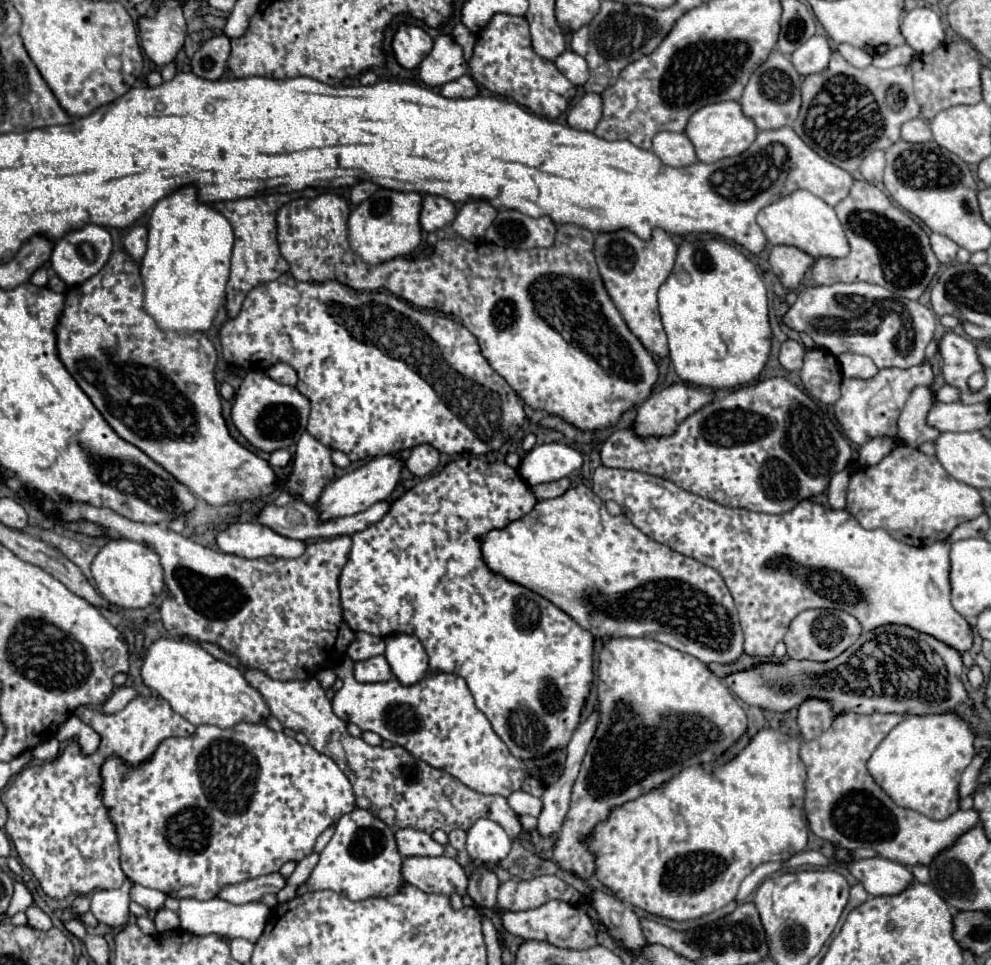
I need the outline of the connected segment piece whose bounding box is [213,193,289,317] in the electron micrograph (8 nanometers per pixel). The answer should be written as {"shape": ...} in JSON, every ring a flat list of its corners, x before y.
{"shape":[[257,195,257,197,245,197,235,201,221,201,213,207,225,215,231,221,231,227,235,231,235,247,231,255,231,277,227,283,227,313,229,317,235,317,241,309,241,303,245,295,261,283,273,281,275,277,289,271,287,261,281,257,277,247,277,223,275,215,283,203,289,201,289,195]]}

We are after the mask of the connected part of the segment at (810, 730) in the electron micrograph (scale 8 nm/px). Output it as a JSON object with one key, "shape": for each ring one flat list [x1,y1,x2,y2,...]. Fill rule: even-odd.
{"shape":[[807,699,799,705,797,723,803,735,803,741,811,741,819,737,819,733,827,731,831,727,835,713,827,699]]}

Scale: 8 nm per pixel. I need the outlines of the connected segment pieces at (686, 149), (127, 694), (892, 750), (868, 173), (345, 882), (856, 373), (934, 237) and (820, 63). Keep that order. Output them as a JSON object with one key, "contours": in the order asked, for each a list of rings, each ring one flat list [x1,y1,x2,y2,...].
{"contours":[[[657,133,653,137,653,153,669,167,689,167,697,161,695,147,685,133]],[[119,687,119,689,111,695,111,699,101,707,101,713,103,713,103,715,113,715,113,713,121,711,133,697,137,697,137,691,135,691,135,689,131,689,131,687]],[[953,711,953,713,941,713,941,715,907,715,875,749,871,755,867,767,873,775,875,783,899,805,913,811,923,813,925,817,931,817,935,821,947,819,959,809,959,777,965,771,965,767,971,763,975,755,975,731,967,723,967,719]],[[873,151,863,159,863,163,859,167,859,173,867,183,877,185,883,179,883,169,885,169,885,153,883,151]],[[353,809,337,821,335,835,321,851,319,863,311,871,309,879,297,887,297,895,321,889,335,891,353,901,361,901,373,895,393,895,399,891,399,885,403,881,399,877,401,861,403,859,393,839,393,829,383,825,383,821,379,821,379,817,367,809]],[[841,353,837,355,837,361,841,365,841,373,843,377,855,377,855,379,873,379,877,375,877,365,865,357,865,355,857,355,857,353]],[[931,233,929,239,931,239,931,249,941,263,947,265,947,263,955,261,955,255,957,255,957,249,959,249,957,243,953,243,949,237,939,235,939,233]],[[815,35,791,55,791,61,801,75,811,75,811,73,819,73,827,69,831,53,833,51,831,51,827,37]]]}

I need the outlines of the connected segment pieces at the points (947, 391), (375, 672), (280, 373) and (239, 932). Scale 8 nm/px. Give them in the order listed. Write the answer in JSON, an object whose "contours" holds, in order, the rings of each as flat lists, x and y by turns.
{"contours":[[[947,385,947,387,943,387,943,389,939,389,939,391,935,393,935,399,937,399,937,401,943,401,943,403,959,401,959,389]],[[383,655,371,657,365,661,355,663,355,679,359,683,375,683,375,681,389,681,393,677,391,667]],[[277,363,273,367,269,367,265,371,273,381,277,383,283,383,283,385,295,385,297,383,297,373,293,371,293,367,285,365,285,363]],[[179,899,179,919,181,919,181,927,189,933,199,933,199,935,207,935,207,933,219,933,221,937,227,939,247,939,251,943,257,943,257,939,261,937,265,925,267,925,267,917,269,917,269,907,263,905,261,901,255,903,245,903,245,905,233,905,229,901,223,899,211,899,211,901,197,901,197,899]]]}

